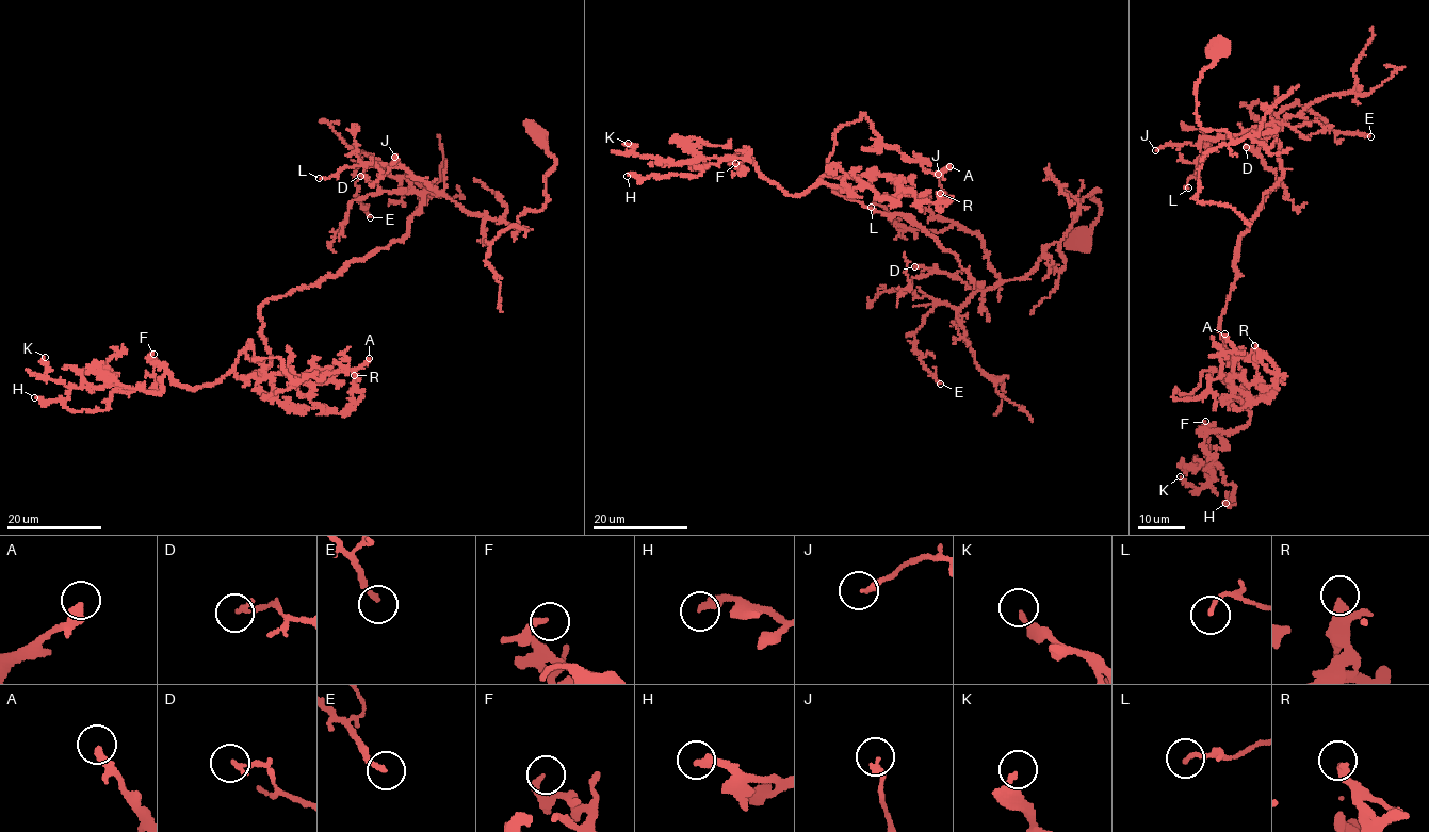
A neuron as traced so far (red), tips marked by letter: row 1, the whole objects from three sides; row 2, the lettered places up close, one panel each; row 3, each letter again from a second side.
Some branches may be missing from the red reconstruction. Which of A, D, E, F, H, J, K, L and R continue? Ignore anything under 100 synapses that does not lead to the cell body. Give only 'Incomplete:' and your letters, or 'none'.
Incomplete: none

